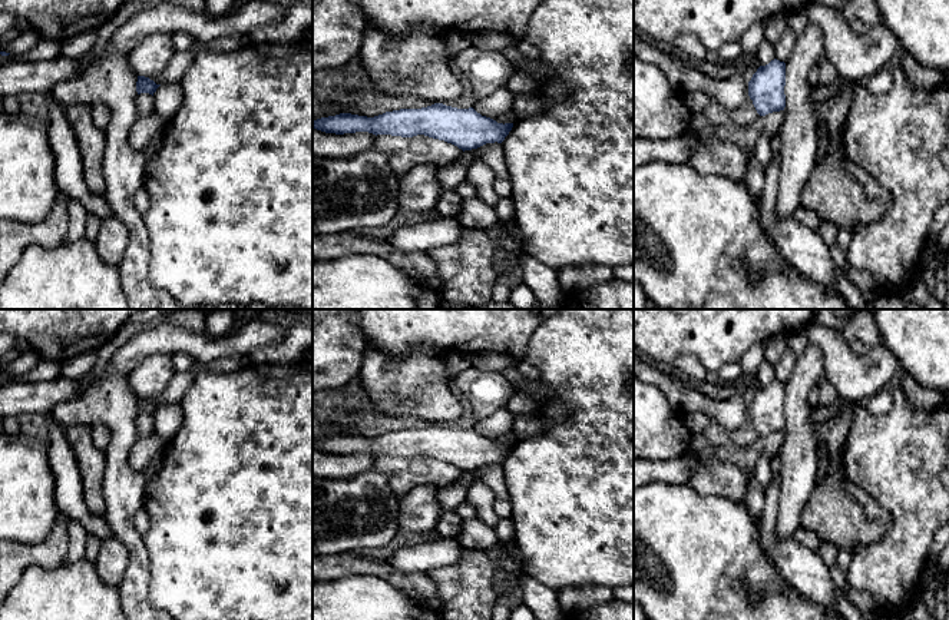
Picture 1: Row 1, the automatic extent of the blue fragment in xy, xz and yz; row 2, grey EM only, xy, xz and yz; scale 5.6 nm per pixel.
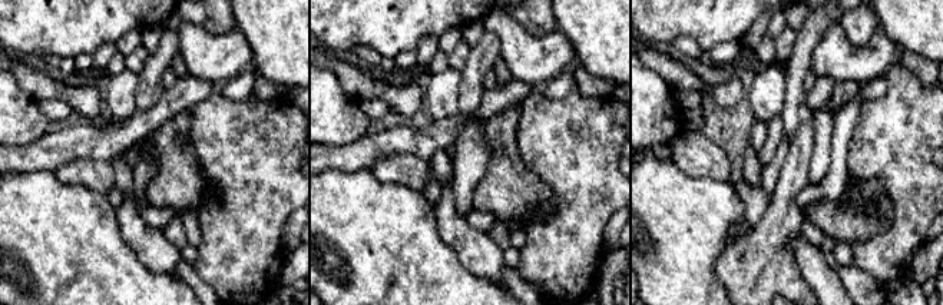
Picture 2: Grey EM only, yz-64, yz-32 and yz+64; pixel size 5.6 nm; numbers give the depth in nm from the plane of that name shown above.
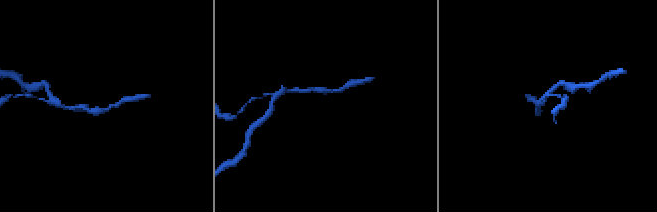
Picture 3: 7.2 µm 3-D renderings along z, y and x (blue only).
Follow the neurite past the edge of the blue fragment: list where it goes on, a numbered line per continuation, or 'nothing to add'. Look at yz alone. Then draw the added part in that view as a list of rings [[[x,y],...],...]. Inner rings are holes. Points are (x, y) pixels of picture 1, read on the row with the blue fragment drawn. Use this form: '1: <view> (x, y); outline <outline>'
nothing to add

